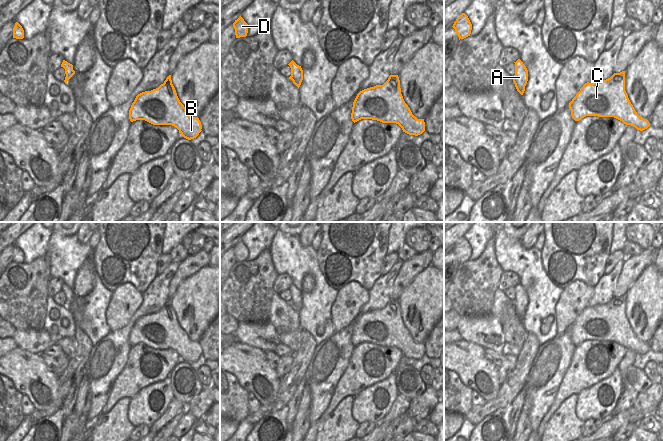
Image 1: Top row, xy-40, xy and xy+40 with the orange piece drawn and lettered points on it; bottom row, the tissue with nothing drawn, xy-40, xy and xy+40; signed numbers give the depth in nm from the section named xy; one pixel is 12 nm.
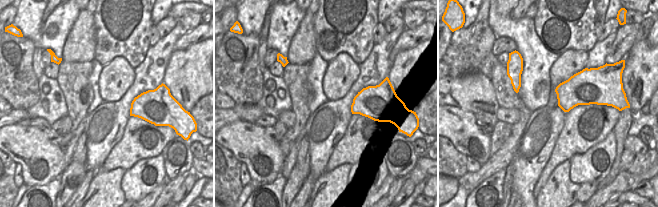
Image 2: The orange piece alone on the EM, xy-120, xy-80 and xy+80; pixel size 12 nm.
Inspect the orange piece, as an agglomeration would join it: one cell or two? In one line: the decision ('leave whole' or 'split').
leave whole

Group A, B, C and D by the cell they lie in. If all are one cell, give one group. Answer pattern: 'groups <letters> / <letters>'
groups A B C D

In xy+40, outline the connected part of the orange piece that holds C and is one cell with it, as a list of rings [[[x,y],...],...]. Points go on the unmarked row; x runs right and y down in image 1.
[[[625,295],[606,304],[585,307],[569,327],[571,340],[579,345],[586,340],[614,341],[643,355],[650,350],[637,338],[625,315]]]

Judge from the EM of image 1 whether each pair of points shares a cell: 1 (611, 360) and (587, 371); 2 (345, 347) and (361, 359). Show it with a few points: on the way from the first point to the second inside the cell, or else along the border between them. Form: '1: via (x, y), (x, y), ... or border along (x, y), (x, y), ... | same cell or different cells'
1: via (605, 360), (598, 360), (593, 365) | same cell
2: border along (354, 347), (348, 365), (342, 373) | different cells

